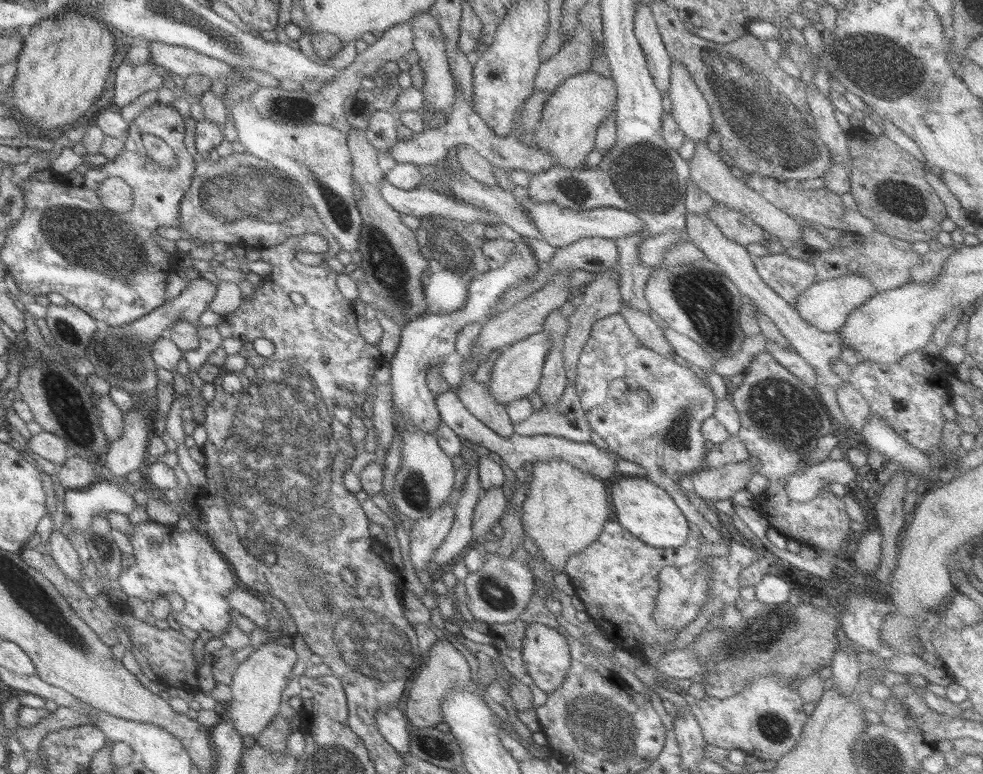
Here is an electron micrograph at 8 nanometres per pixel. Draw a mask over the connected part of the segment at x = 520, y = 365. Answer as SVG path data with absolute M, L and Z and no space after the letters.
M540 331L501 350L501 354L493 363L490 375L491 380L489 383L485 383L492 399L496 403L501 403L501 406L505 408L506 404L509 404L512 400L526 397L531 392L535 392L540 379L543 361L545 361L547 351L549 351L547 345L549 345L547 334Z

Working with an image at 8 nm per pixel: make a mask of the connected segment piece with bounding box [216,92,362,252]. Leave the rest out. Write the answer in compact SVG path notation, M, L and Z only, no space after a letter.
M242 92L241 101L237 103L226 102L223 99L225 95L216 97L226 106L227 115L231 111L236 141L243 146L244 151L292 177L302 187L315 214L337 241L340 250L357 250L362 220L352 197L350 153L344 133L326 124L279 124L278 121L259 116L245 93Z

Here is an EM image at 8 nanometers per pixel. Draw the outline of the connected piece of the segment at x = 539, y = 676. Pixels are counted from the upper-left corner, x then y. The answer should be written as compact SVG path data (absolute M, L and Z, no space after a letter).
M531 623L522 635L520 657L526 679L548 694L564 681L570 665L566 638L551 627Z

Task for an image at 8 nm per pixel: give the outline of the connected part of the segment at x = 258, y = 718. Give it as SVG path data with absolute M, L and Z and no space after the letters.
M273 642L256 643L253 652L240 662L233 672L231 685L228 686L231 700L218 708L220 720L227 719L242 738L259 734L278 712L280 694L288 684L286 680L292 676L291 668L295 661L296 654L290 644L283 646Z

